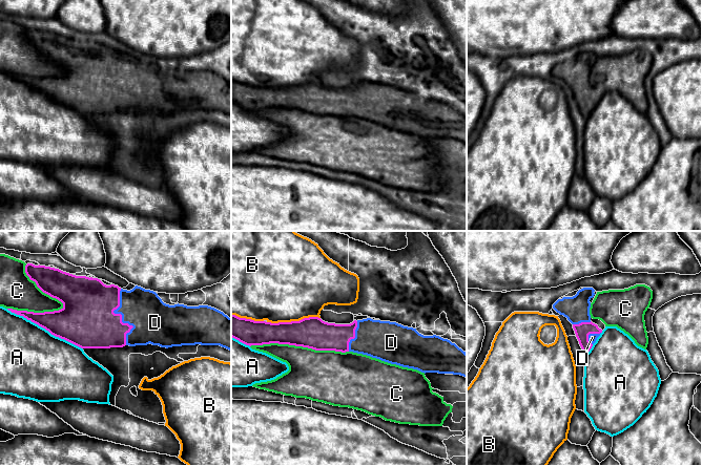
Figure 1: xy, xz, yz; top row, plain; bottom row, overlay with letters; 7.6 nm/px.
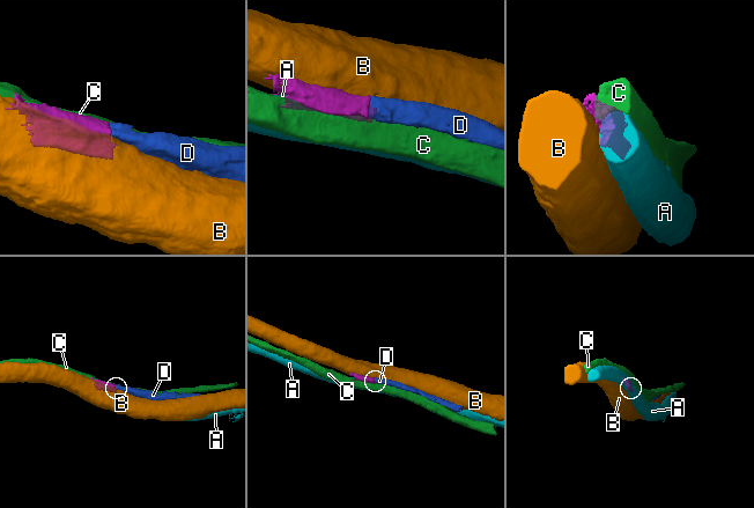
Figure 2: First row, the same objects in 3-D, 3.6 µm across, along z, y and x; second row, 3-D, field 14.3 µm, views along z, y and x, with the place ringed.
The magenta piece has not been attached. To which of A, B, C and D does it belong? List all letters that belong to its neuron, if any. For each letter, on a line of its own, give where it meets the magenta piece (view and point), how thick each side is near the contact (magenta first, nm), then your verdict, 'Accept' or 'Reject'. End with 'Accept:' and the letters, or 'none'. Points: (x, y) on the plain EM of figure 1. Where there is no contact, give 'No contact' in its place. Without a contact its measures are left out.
A: Touches magenta at xy (44, 92). Thickness 300 nm (magenta) against 480 nm. Reject
B: Touches magenta at xz (293, 86). Thickness 240 nm (magenta) against 500 nm. Reject
C: Touches magenta at xy (41, 55). Thickness 240 nm (magenta) against 280 nm. Reject
D: Touches magenta at xy (121, 82). Thickness 400 nm (magenta) against 320 nm. Accept
Accept: D

